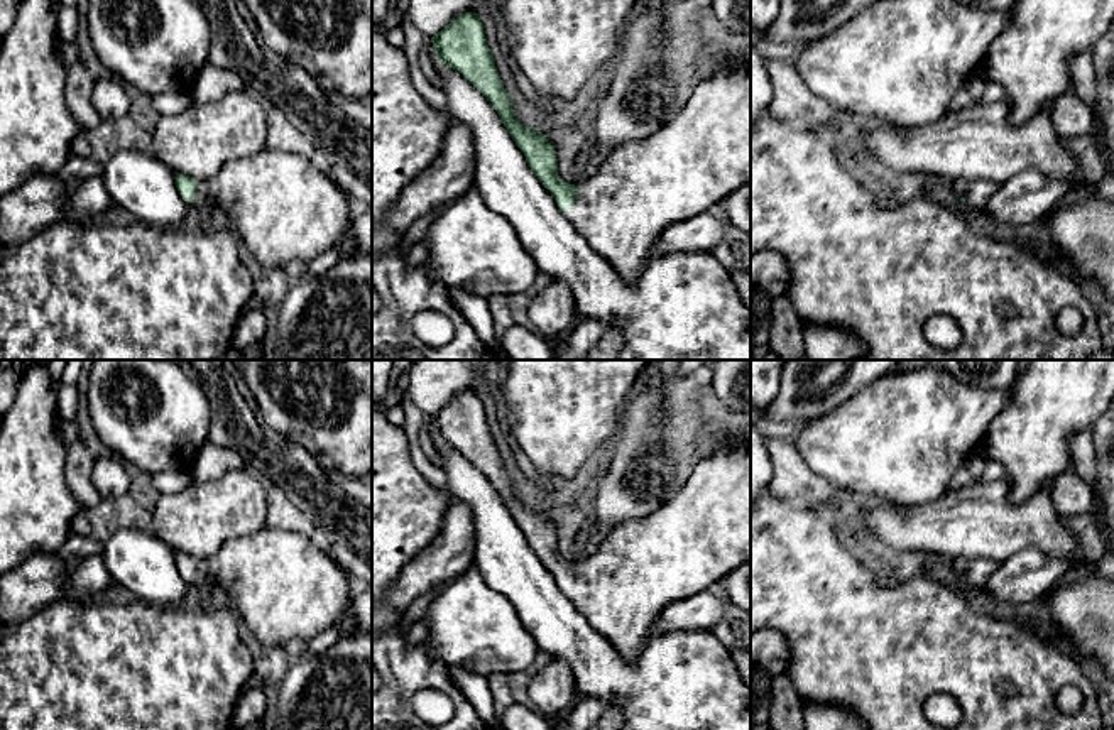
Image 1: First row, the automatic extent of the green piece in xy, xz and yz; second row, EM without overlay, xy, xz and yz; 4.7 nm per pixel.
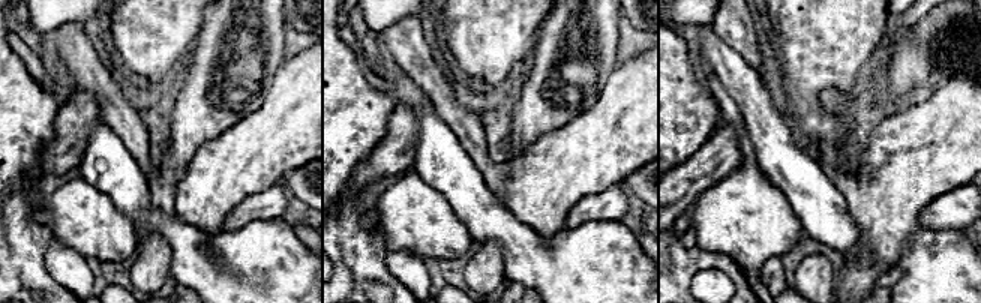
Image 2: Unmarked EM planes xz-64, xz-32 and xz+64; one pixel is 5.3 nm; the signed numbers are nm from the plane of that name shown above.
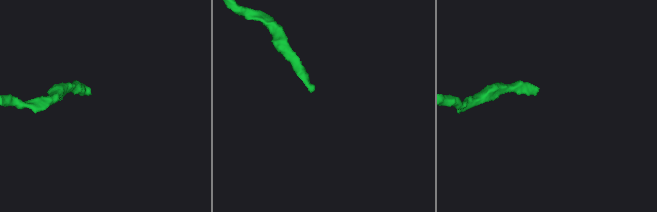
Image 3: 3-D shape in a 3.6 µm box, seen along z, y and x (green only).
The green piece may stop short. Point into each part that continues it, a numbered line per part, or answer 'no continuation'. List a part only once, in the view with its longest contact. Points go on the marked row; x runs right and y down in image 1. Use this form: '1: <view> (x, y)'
1: xz (690, 164)

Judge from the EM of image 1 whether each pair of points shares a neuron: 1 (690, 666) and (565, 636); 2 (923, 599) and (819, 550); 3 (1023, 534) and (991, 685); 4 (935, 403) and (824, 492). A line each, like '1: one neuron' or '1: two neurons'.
1: one neuron
2: one neuron
3: two neurons
4: two neurons

